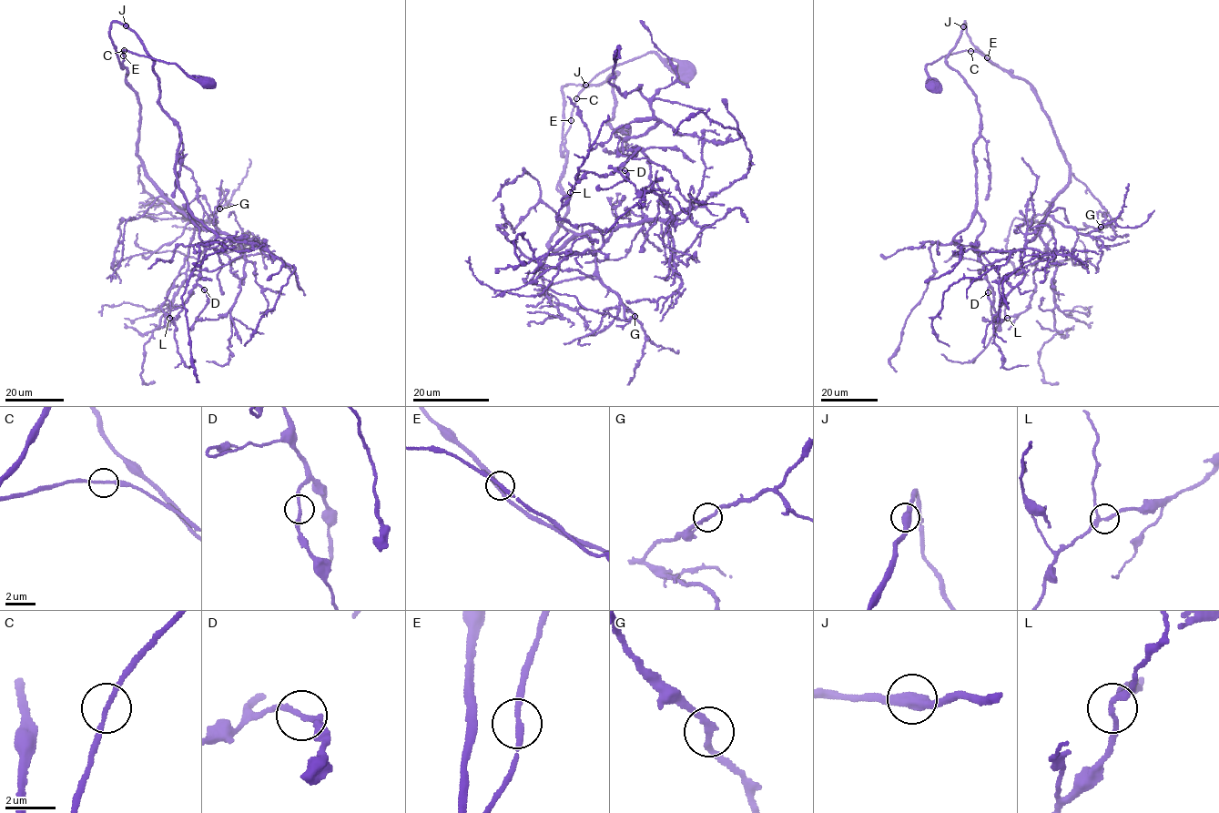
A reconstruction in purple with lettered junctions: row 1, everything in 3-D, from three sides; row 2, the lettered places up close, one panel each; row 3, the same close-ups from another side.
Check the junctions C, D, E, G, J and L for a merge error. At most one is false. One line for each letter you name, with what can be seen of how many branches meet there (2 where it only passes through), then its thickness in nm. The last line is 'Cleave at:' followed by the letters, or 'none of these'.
Cleave at: none of these

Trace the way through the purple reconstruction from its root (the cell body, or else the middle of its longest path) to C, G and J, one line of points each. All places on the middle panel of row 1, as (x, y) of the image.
C: (683, 70), (669, 67), (654, 52), (646, 53), (603, 70), (576, 98)
G: (683, 70), (650, 52), (603, 70), (565, 136), (567, 208), (549, 243), (588, 234), (595, 272), (635, 316)
J: (683, 70), (669, 67), (650, 52), (603, 70), (579, 95), (571, 127), (563, 139), (562, 88), (585, 86)

